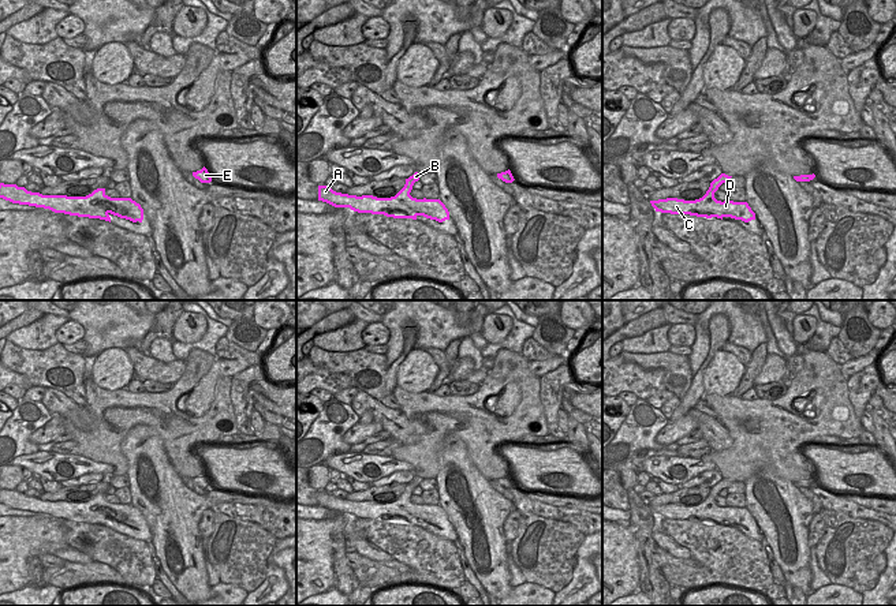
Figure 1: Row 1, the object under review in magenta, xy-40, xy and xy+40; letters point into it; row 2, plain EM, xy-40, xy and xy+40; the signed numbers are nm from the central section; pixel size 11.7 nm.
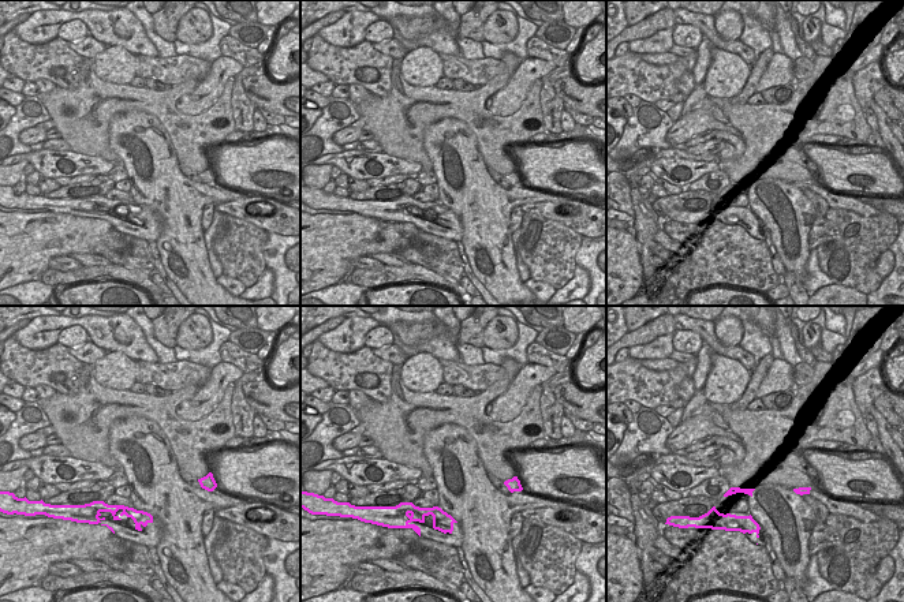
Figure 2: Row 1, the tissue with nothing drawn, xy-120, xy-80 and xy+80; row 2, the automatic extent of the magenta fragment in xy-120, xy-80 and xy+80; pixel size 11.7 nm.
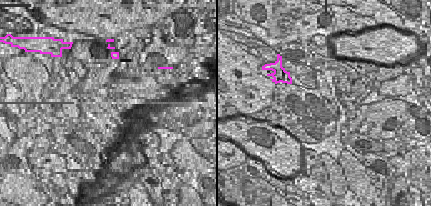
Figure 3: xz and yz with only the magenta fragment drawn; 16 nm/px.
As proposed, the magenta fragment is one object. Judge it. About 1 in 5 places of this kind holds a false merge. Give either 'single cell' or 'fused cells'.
single cell

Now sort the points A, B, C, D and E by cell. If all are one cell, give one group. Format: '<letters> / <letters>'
A B C D E

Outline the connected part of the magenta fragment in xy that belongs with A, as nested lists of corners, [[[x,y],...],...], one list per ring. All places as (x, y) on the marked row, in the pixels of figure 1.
[[[418,172],[406,179],[404,187],[391,198],[377,198],[373,195],[348,195],[333,191],[331,187],[318,186],[318,201],[335,207],[350,207],[358,213],[384,214],[393,218],[412,218],[423,216],[443,222],[449,220],[449,212],[440,199],[417,199],[410,195],[412,186],[419,180]]]

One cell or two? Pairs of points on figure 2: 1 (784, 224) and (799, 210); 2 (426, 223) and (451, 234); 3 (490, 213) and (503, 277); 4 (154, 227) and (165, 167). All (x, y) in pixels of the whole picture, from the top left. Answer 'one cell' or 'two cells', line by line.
1: one cell
2: one cell
3: one cell
4: two cells

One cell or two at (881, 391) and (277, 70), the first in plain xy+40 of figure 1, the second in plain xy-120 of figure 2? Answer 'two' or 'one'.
two

